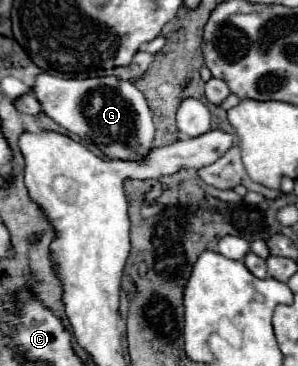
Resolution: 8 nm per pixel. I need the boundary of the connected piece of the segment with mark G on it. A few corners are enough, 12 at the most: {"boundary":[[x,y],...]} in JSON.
{"boundary":[[39,74],[41,110],[111,160],[143,160],[155,124],[129,80]]}

